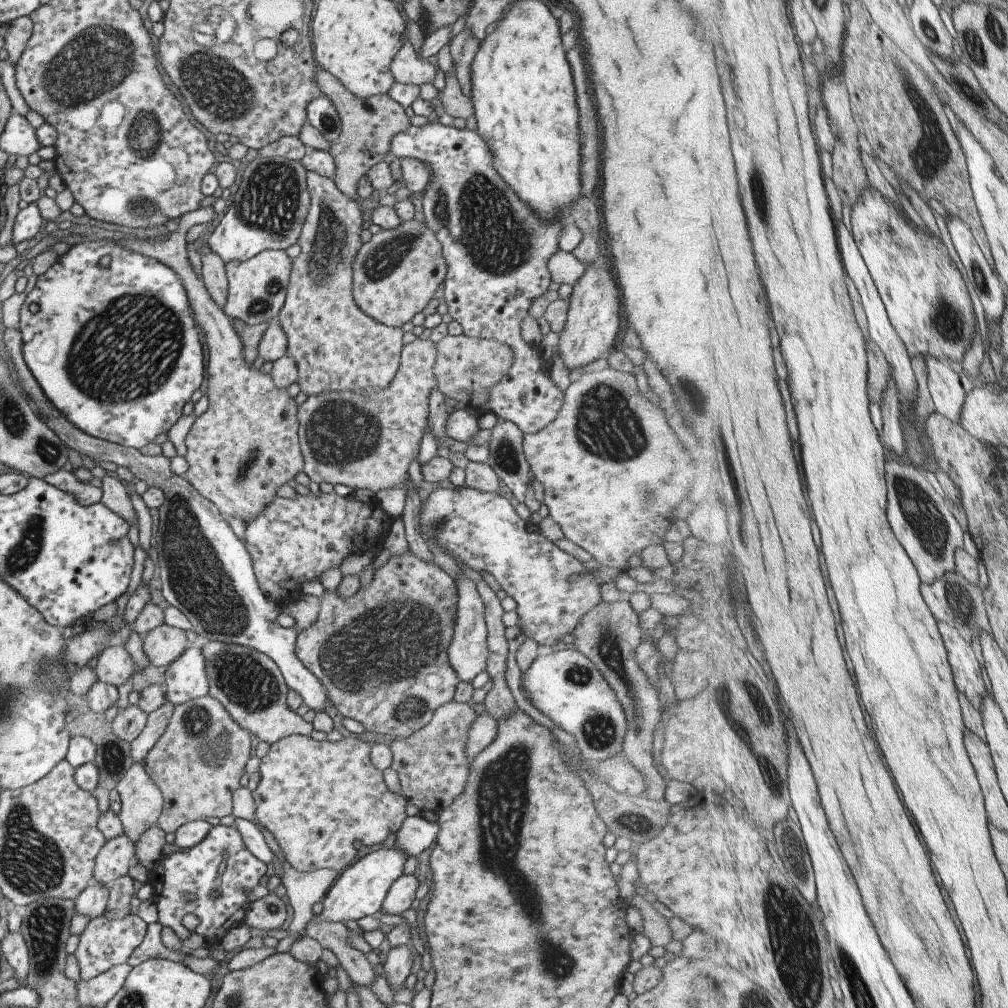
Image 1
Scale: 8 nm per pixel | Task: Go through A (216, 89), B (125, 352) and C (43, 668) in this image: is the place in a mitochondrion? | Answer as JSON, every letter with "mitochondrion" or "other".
{"A":"mitochondrion","B":"mitochondrion","C":"mitochondrion"}

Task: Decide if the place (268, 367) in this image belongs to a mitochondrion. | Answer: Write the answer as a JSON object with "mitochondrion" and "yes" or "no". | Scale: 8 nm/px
{"mitochondrion":"no"}

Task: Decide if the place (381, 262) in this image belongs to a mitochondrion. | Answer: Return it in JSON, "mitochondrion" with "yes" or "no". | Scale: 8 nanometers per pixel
{"mitochondrion":"yes"}

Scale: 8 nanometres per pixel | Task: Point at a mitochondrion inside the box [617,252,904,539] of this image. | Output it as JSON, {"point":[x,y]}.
{"point":[645,497]}

